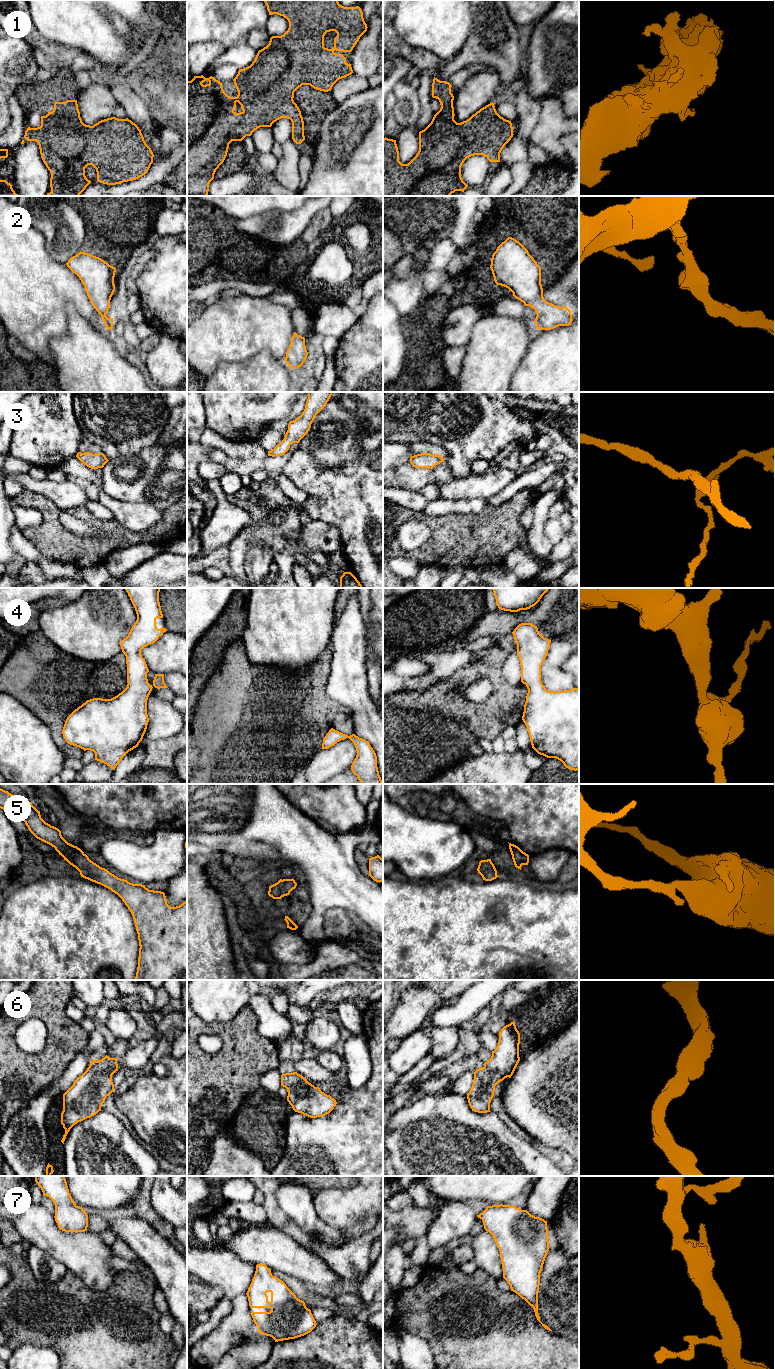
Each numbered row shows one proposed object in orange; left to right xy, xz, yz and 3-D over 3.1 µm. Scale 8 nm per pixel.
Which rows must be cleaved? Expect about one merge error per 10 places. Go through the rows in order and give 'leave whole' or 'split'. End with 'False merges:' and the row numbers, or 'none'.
1: leave whole
2: leave whole
3: leave whole
4: leave whole
5: leave whole
6: leave whole
7: leave whole
False merges: none

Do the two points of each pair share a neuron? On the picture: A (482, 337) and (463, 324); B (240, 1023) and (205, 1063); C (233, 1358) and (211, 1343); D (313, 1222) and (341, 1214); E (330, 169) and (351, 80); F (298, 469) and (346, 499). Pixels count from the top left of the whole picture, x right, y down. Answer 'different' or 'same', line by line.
A: different
B: same
C: different
D: different
E: different
F: same

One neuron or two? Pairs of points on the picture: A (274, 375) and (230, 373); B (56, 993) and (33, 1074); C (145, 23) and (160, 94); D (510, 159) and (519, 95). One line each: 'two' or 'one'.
A: one
B: one
C: one
D: one

